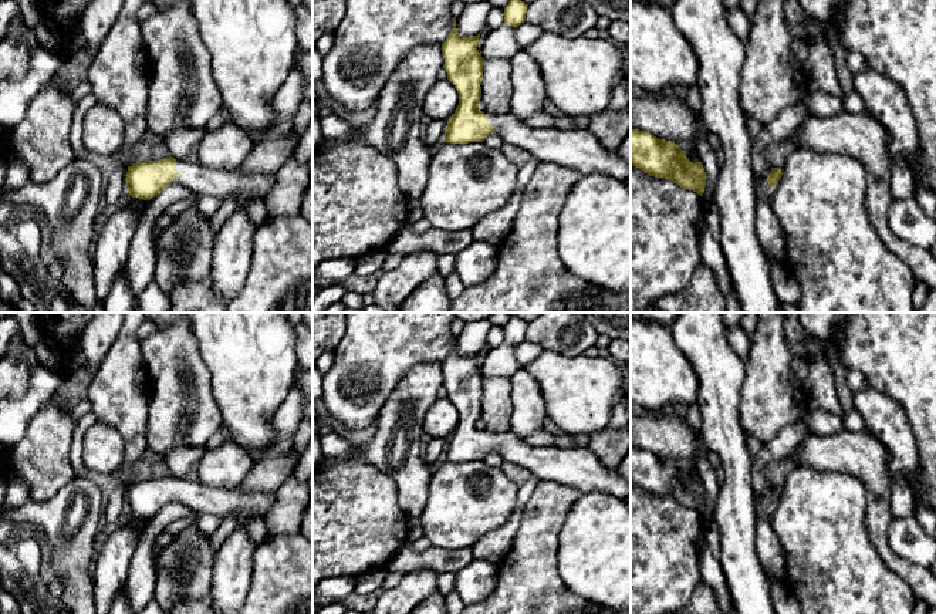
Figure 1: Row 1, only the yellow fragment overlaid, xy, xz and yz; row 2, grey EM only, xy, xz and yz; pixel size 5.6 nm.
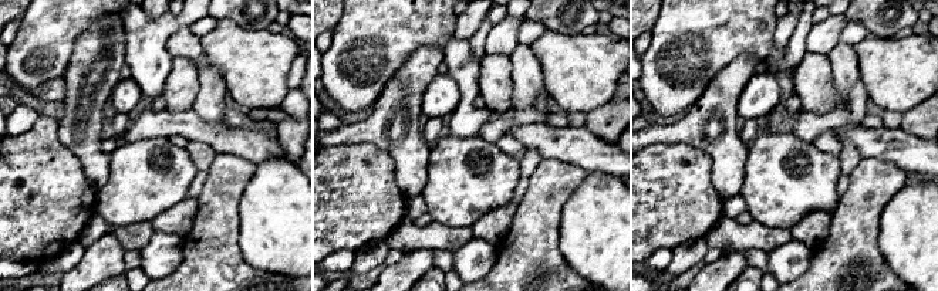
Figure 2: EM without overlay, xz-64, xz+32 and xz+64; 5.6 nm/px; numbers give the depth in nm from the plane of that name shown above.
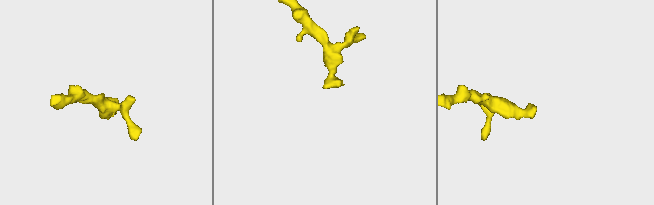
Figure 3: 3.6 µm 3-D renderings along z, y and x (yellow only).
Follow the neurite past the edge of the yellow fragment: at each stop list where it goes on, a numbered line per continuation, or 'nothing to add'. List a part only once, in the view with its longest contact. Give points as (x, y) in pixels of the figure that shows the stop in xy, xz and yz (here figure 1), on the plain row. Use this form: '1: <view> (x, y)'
1: xy (243, 505)

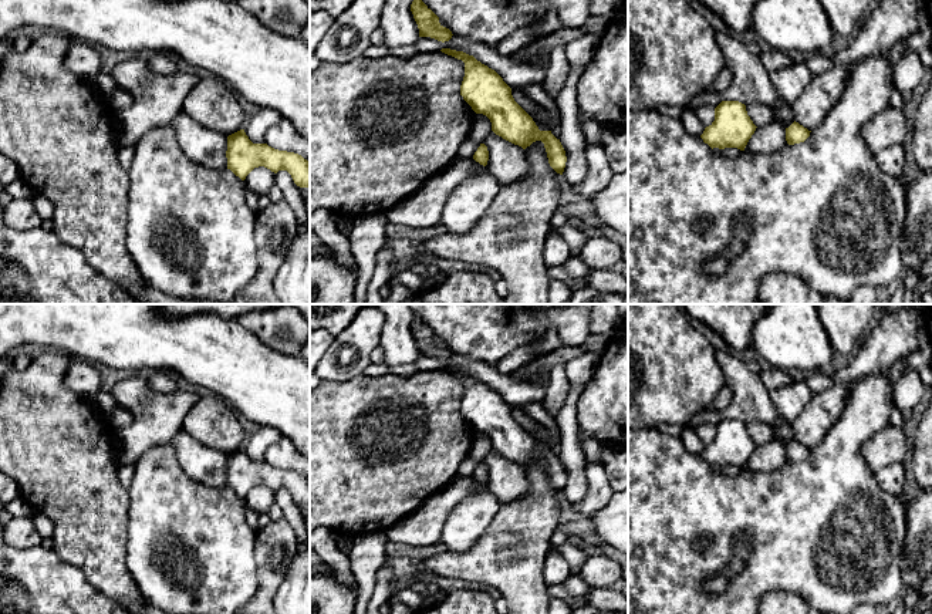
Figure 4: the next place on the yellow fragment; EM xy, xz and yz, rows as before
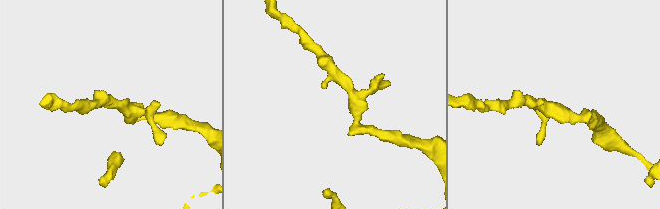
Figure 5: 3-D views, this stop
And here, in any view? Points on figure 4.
nothing to add

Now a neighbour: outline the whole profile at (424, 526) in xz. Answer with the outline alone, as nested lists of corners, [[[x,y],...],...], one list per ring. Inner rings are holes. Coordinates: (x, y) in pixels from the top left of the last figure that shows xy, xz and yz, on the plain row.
[[[456,476],[448,486],[426,497],[411,515],[385,532],[392,543],[432,546],[440,542],[450,512],[469,495],[486,485],[472,478]]]

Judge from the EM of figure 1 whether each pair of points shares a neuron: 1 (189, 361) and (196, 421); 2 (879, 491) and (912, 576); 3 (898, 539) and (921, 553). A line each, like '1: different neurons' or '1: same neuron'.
1: same neuron
2: same neuron
3: same neuron

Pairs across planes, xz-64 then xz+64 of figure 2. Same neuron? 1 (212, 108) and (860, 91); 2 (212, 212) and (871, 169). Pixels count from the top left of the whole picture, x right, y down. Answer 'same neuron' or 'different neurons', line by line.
1: different neurons
2: same neuron

